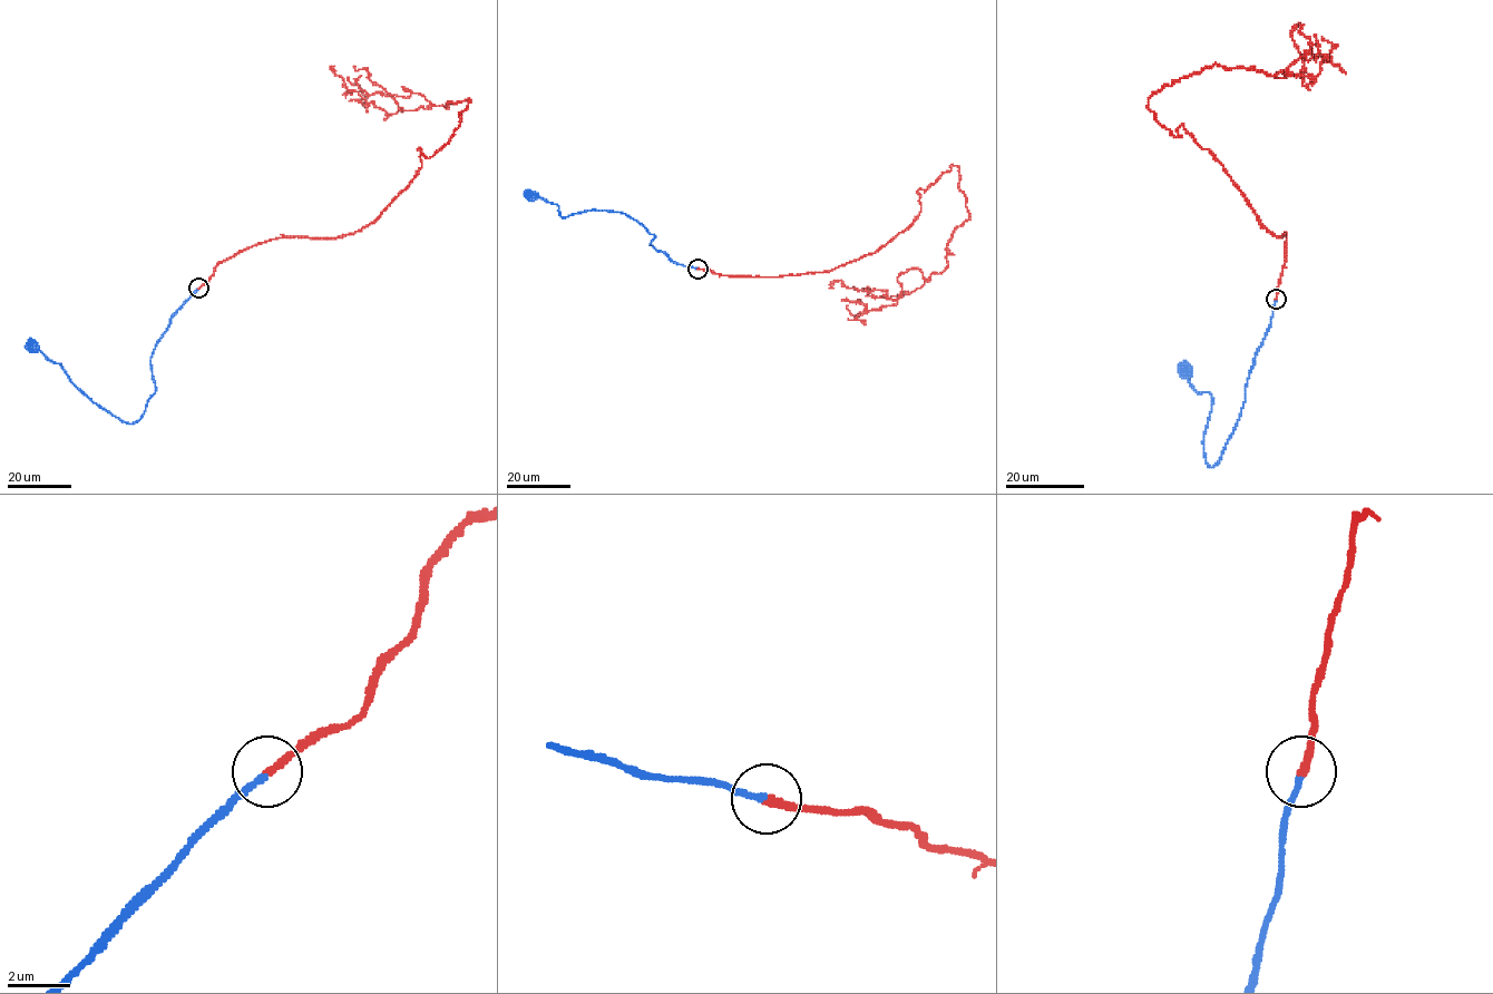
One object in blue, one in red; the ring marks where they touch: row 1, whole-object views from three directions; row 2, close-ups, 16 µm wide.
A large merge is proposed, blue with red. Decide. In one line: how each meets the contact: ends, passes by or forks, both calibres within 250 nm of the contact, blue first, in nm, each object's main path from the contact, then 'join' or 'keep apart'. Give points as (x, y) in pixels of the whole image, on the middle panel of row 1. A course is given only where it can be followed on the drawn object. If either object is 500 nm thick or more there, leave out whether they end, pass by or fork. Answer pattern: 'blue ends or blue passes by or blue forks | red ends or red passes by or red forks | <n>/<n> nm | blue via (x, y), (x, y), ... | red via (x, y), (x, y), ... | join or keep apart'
blue ends | red ends | 170/240 nm | blue via (698, 269), (671, 261), (649, 244), (655, 236), (626, 215), (593, 210), (562, 217), (556, 204), (532, 196) | red via (698, 269), (833, 270), (956, 165), (969, 217), (943, 272), (901, 272), (897, 300), (833, 288) | join

